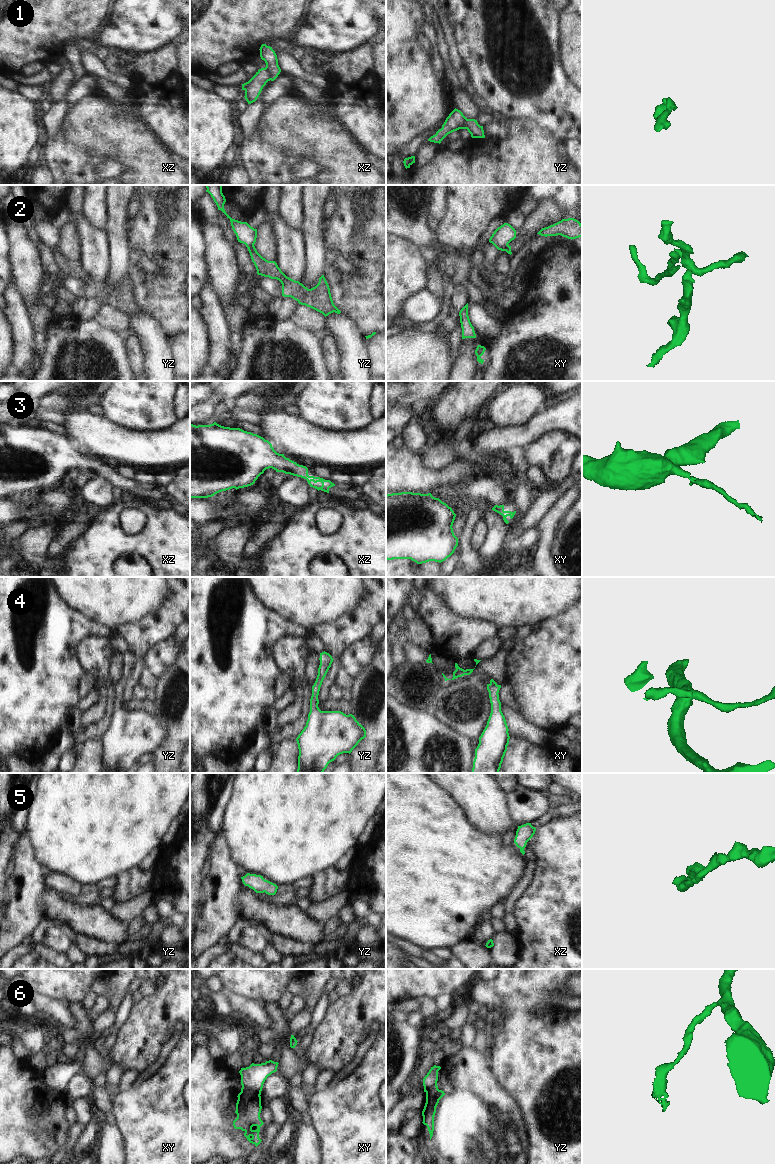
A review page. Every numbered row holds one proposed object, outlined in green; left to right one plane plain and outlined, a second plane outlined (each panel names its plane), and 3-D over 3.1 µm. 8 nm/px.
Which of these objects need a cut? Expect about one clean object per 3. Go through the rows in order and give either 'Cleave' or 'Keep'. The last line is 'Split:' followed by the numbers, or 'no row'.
1: Cleave
2: Cleave
3: Keep
4: Keep
5: Keep
6: Cleave
Split: 1, 2, 6

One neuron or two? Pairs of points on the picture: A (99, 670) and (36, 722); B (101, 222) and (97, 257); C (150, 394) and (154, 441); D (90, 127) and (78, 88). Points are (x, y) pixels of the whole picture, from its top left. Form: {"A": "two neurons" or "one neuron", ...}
{"A": "two neurons", "B": "two neurons", "C": "two neurons", "D": "two neurons"}

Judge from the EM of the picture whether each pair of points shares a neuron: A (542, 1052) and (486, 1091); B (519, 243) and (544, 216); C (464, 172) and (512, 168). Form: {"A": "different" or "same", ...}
{"A": "different", "B": "same", "C": "same"}

